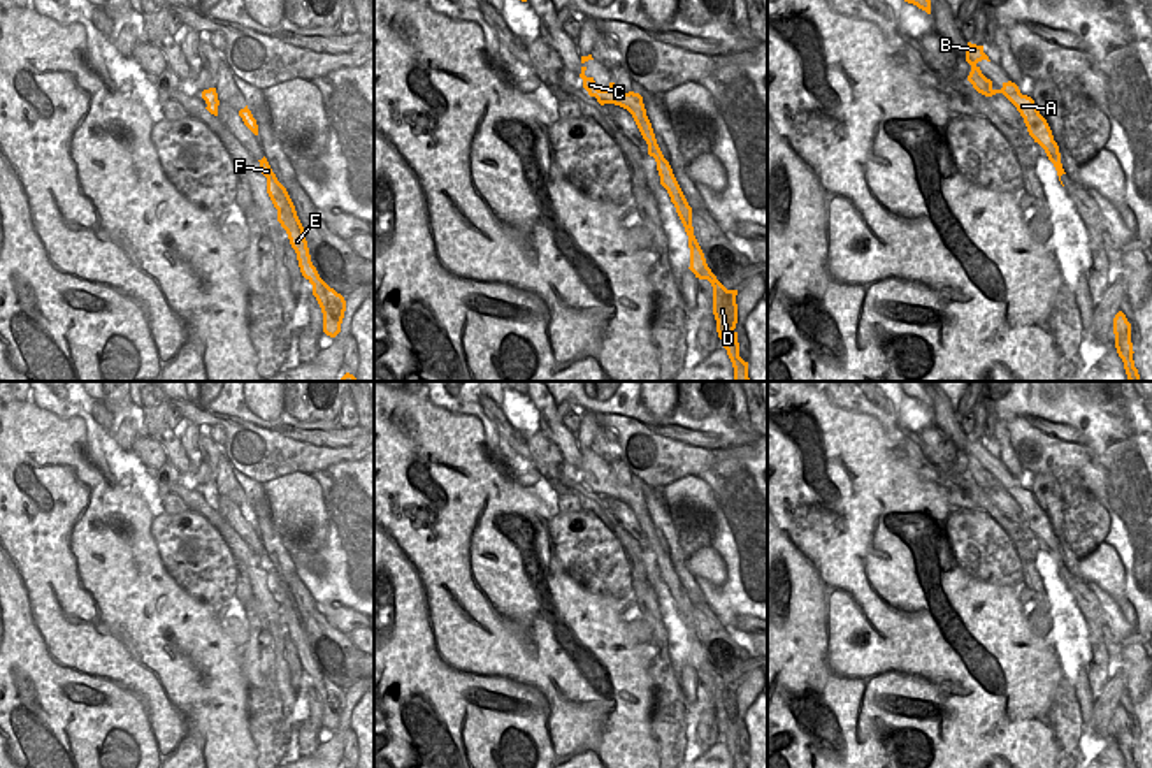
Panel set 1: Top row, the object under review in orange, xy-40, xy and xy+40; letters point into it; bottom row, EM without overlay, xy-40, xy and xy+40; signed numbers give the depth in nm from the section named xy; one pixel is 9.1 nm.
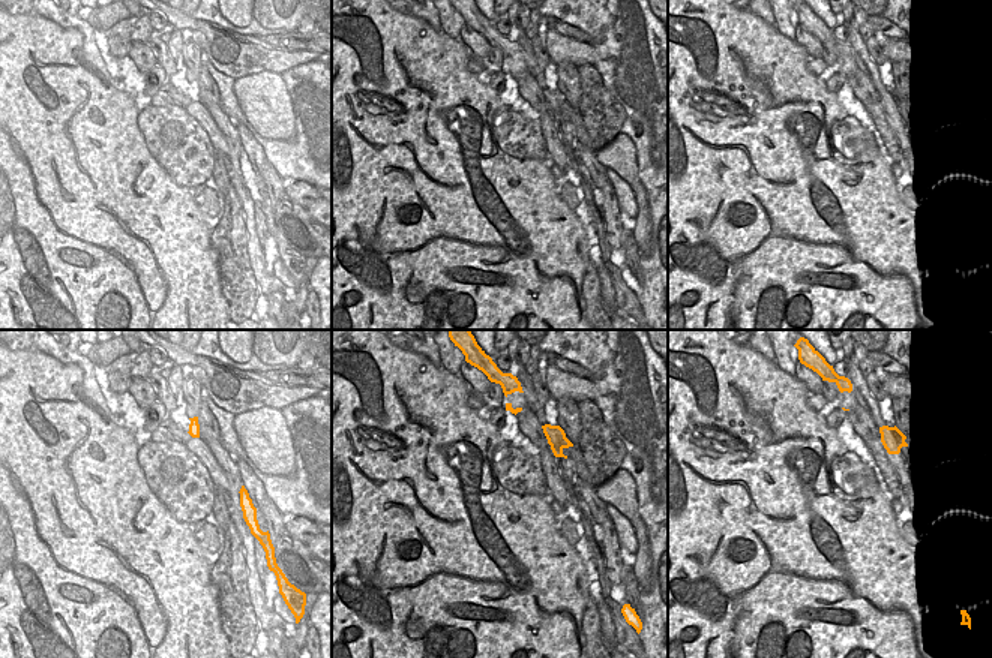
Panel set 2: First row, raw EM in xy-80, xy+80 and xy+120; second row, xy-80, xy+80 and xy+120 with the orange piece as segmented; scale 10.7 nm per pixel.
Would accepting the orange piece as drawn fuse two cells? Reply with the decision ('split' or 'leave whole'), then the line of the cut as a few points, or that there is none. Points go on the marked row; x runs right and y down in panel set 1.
leave whole; cut none

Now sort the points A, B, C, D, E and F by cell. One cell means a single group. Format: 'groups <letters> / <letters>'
groups A B C D E F

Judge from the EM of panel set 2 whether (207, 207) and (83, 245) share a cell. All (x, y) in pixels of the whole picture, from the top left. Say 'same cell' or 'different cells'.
different cells

